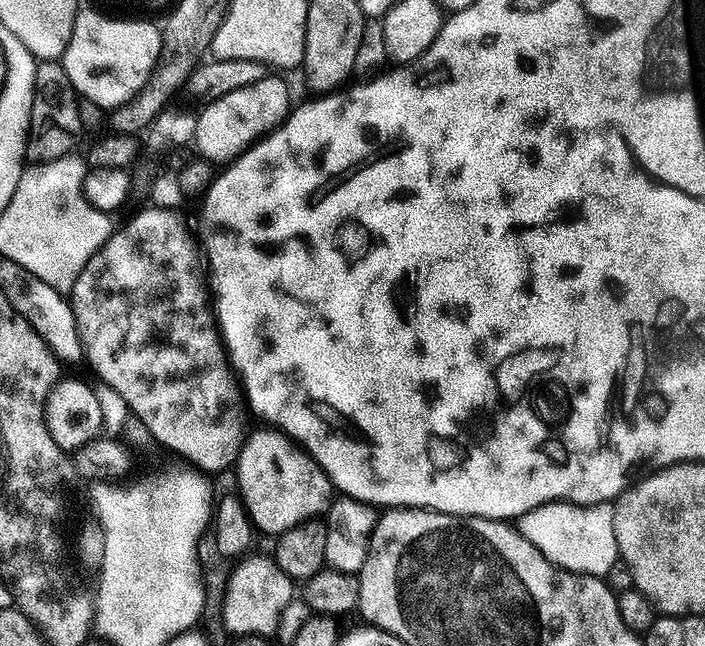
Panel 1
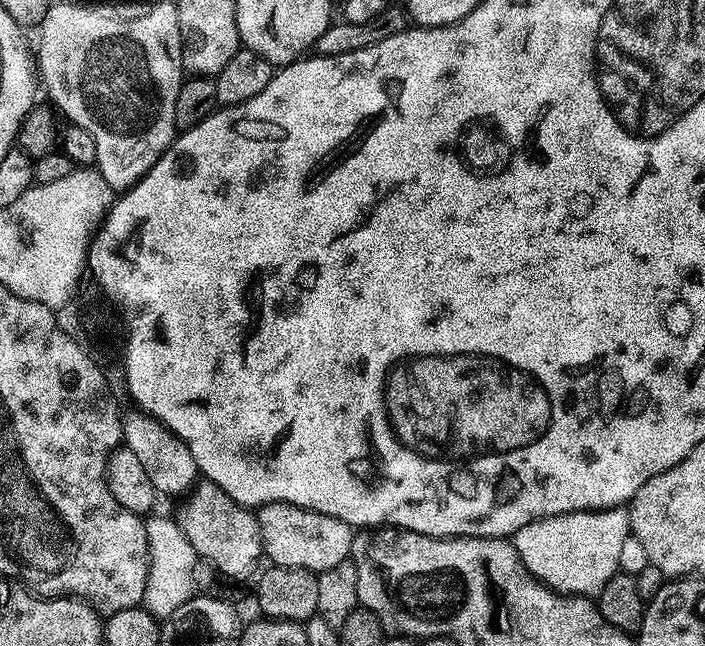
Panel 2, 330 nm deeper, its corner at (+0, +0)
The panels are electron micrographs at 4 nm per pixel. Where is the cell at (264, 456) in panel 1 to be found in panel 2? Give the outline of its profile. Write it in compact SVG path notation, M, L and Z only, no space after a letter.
M261 504L256 512L260 527L260 547L275 566L290 566L310 570L317 574L330 570L338 562L352 555L352 525L314 510L299 508L293 504Z

